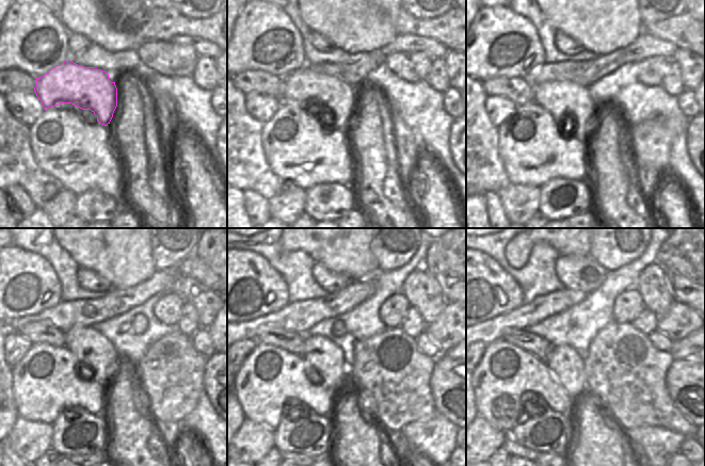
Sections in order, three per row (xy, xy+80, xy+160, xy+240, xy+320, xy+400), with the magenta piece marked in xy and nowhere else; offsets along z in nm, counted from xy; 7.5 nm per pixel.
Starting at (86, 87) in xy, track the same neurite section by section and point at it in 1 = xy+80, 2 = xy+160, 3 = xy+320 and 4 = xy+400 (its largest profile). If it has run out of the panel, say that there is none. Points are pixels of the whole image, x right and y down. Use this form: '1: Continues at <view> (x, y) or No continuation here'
1: Continues at xy+80 (332, 97)
2: Continues at xy+160 (570, 105)
3: Continues at xy+320 (321, 353)
4: Continues at xy+400 (564, 363)

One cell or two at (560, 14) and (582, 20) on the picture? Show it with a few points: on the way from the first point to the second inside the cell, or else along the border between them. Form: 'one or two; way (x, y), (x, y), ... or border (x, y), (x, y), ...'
one; way (565, 14), (577, 15)

